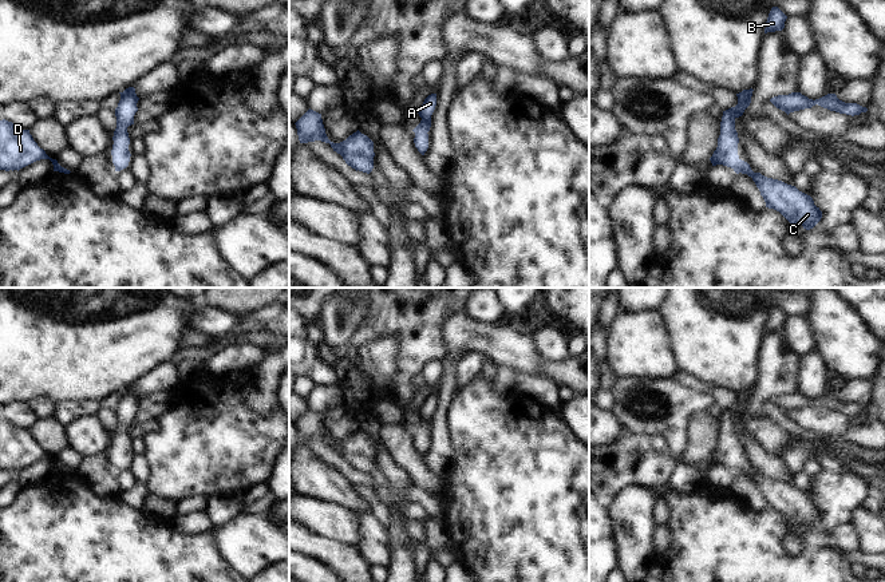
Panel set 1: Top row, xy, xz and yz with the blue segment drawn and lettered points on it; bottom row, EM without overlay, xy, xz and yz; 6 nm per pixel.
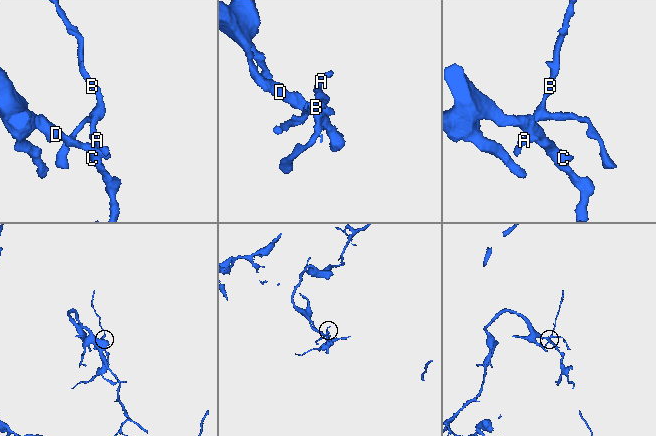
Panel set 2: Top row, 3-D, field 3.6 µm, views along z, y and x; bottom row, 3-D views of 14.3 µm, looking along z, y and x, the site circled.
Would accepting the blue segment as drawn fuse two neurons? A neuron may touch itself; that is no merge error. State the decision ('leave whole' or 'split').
leave whole

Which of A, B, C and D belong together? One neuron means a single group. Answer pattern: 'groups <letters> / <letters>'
groups A B C D

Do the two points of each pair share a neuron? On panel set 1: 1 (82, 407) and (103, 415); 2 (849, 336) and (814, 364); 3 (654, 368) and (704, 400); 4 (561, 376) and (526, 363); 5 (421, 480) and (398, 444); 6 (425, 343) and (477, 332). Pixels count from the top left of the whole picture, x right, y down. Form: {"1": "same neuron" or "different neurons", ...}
{"1": "different neurons", "2": "different neurons", "3": "different neurons", "4": "different neurons", "5": "same neuron", "6": "different neurons"}

